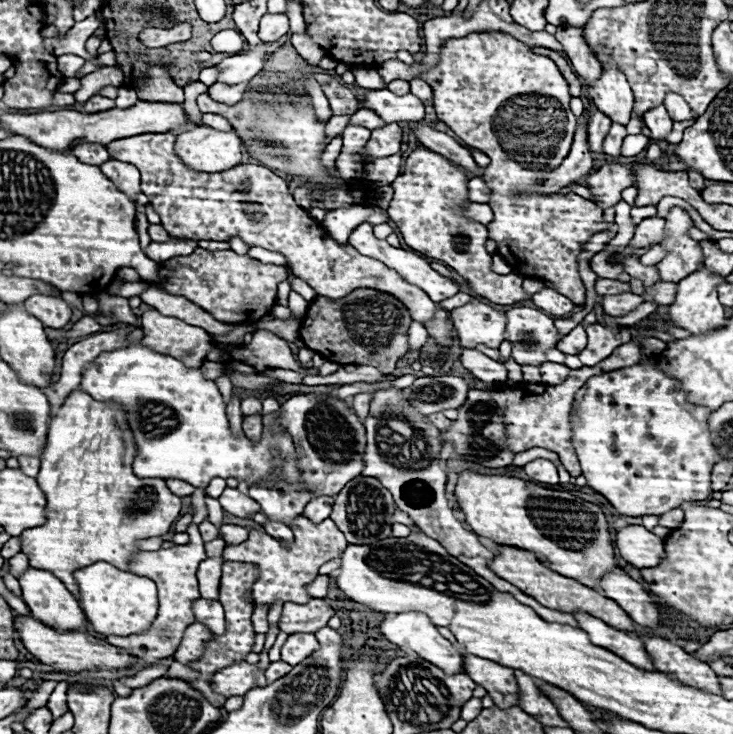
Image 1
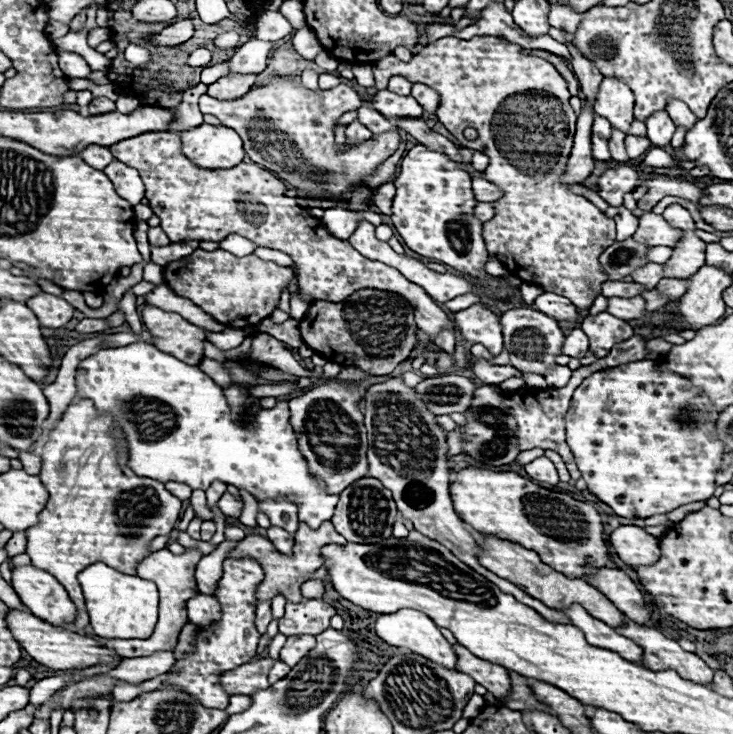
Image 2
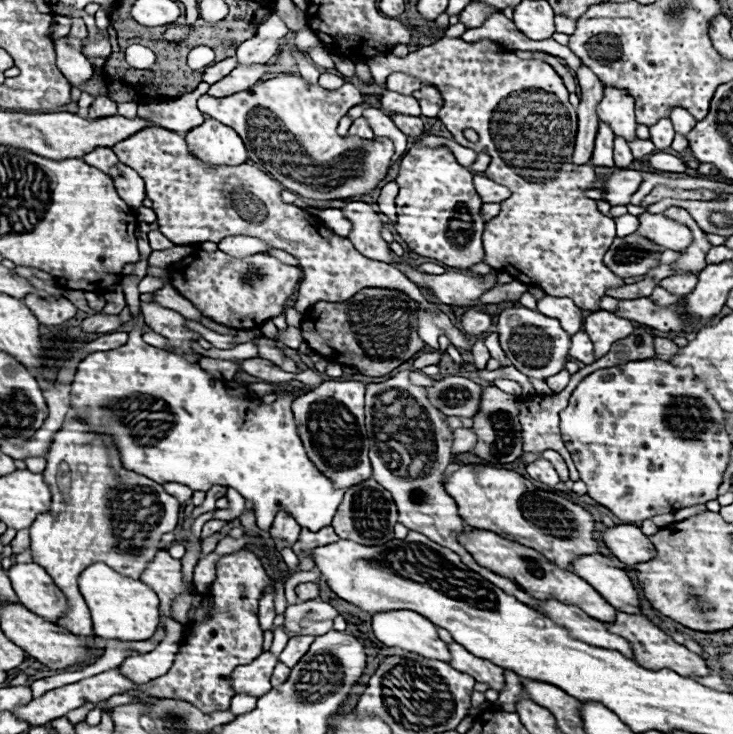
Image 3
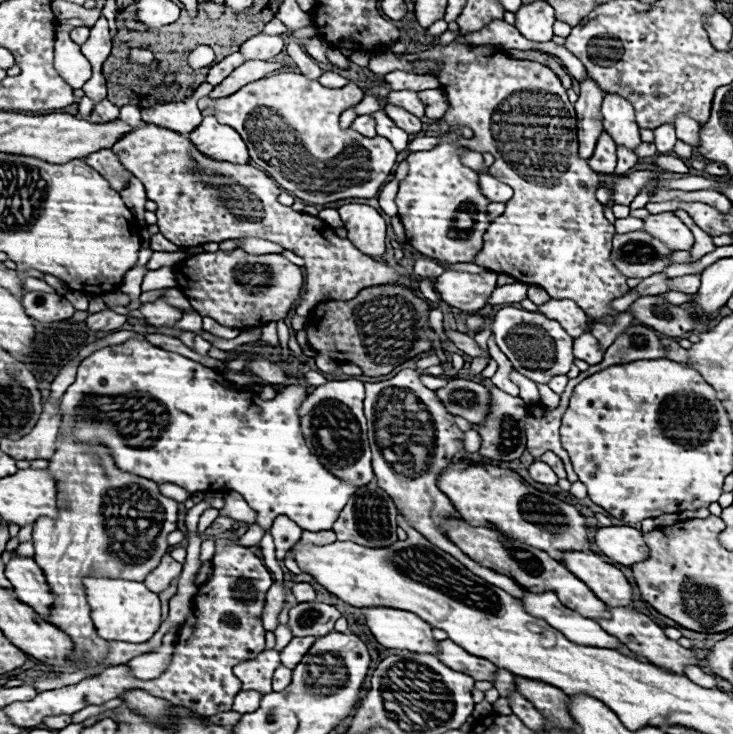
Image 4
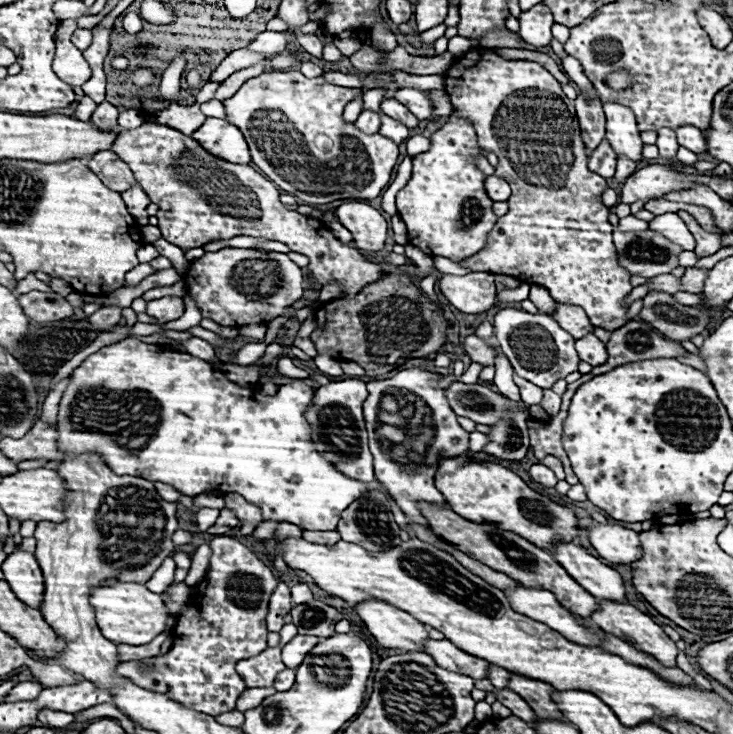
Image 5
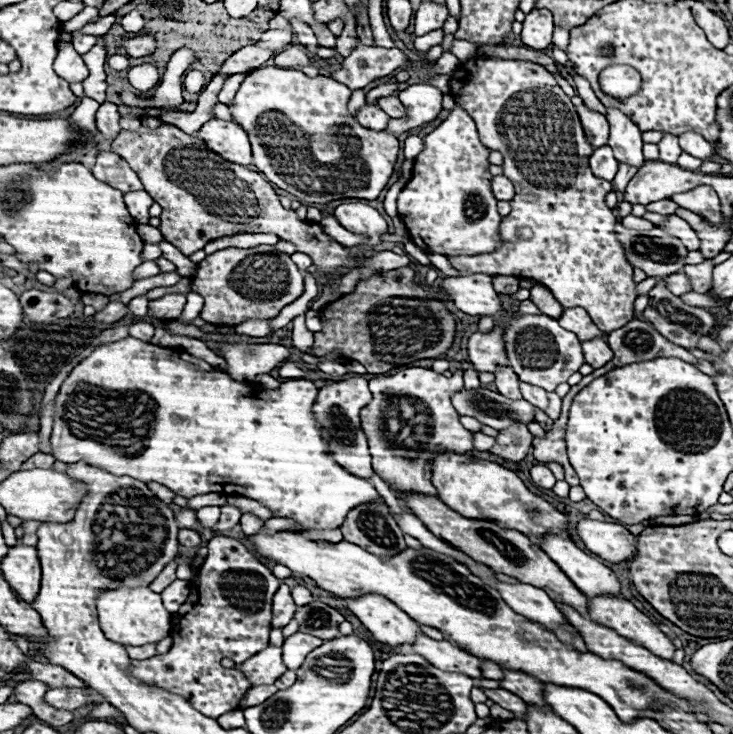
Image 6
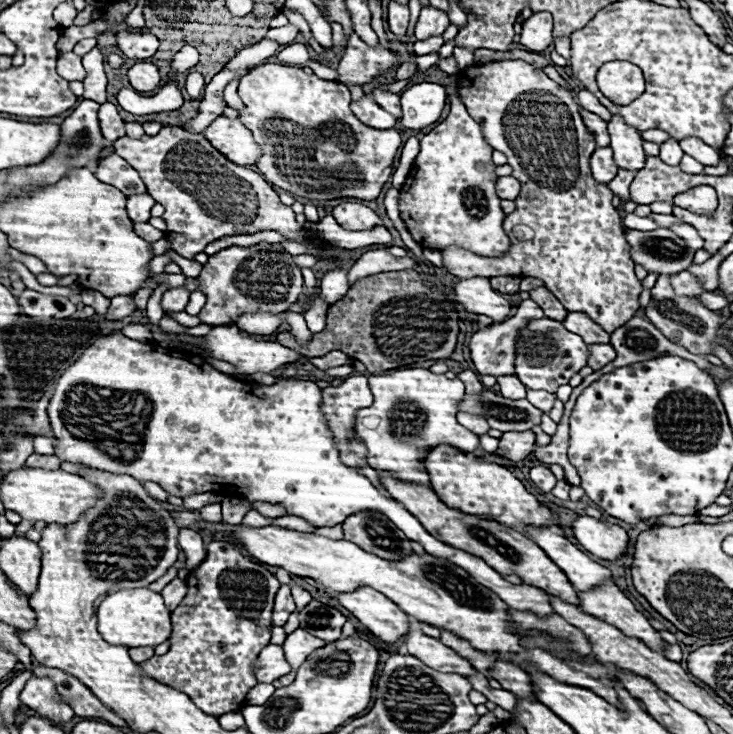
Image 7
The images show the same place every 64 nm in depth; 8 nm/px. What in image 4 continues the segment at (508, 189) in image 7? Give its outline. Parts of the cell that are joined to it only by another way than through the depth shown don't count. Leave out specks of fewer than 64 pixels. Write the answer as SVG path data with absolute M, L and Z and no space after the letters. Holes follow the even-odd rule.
M480 174L480 190L490 202L508 202L508 198L512 198L512 188L490 174Z

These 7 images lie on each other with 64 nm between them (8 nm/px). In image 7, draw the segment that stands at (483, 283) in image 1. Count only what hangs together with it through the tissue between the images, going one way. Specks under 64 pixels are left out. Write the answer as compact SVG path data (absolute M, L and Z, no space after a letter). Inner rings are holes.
M454 76L448 88L448 96L452 100L448 118L420 140L420 154L412 164L408 180L400 188L400 196L398 196L400 216L406 222L412 238L422 248L446 250L448 246L460 246L480 256L500 256L508 252L510 240L502 230L504 212L500 208L500 198L496 196L496 190L494 190L498 176L494 172L496 164L492 162L492 148L484 142L480 124L468 116L464 104L460 102Z

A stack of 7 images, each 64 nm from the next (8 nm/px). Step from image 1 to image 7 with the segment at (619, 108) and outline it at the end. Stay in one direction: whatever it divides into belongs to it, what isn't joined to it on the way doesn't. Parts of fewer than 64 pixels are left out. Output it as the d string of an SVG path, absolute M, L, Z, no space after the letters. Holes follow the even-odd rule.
M612 116L608 122L608 132L610 132L610 148L614 150L614 162L618 168L626 170L640 170L644 166L644 150L642 150L642 138L638 130L632 130L622 118Z

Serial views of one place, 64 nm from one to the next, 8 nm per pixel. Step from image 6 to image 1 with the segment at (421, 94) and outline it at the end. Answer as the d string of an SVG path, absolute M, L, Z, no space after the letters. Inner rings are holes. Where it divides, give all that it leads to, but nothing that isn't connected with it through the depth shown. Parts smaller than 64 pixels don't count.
M370 90L364 96L362 108L378 114L386 124L390 122L420 122L425 116L425 105L412 92L396 96L390 90Z

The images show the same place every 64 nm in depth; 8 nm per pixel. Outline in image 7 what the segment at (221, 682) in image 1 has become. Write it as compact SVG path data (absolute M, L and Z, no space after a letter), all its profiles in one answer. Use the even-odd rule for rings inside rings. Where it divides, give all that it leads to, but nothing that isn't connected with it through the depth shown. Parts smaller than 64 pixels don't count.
M268 644L260 656L256 658L256 666L254 666L254 674L256 674L256 680L258 682L274 682L276 678L280 678L282 674L288 674L290 664L286 662L284 658L284 652L282 652L282 646L274 646L274 644Z

